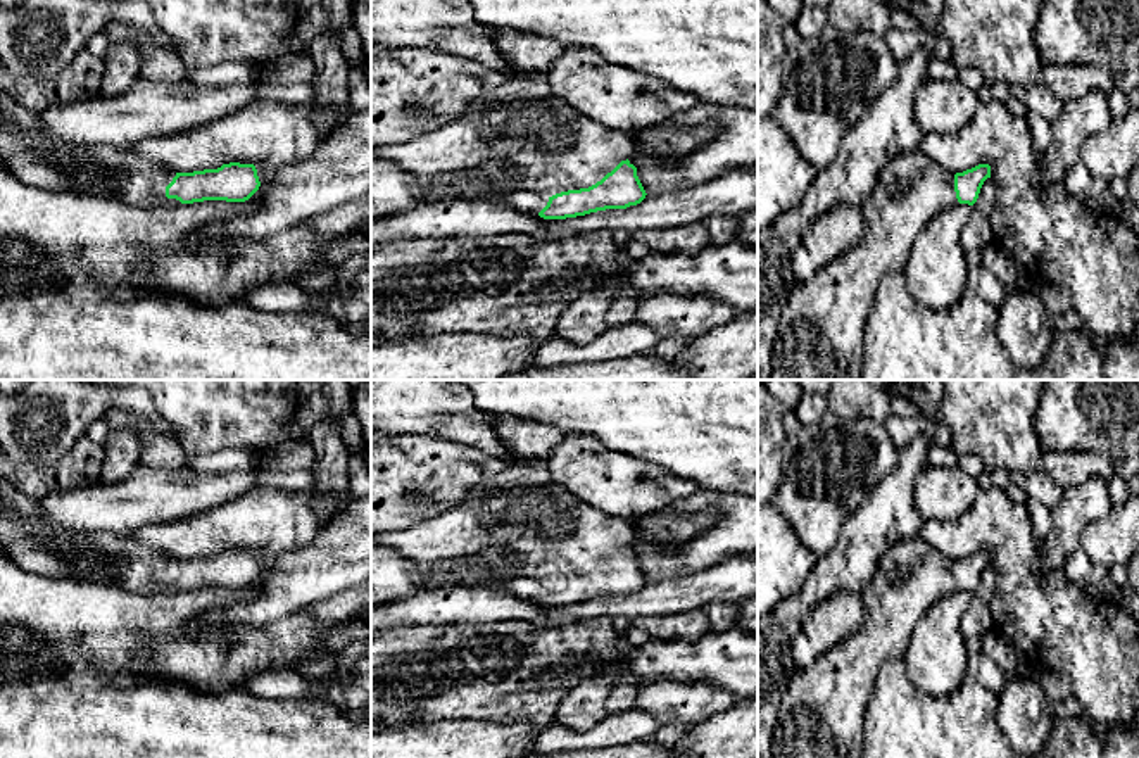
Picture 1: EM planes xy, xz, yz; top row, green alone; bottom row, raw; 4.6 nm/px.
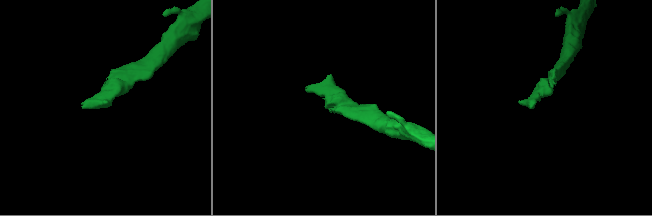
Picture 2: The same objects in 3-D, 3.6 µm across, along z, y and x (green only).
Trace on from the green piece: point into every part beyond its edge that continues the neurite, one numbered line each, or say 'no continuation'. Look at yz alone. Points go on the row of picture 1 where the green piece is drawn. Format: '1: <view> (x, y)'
1: yz (820, 335)

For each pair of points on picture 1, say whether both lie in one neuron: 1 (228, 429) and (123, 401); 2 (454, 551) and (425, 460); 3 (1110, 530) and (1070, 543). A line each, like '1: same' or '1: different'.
1: different
2: different
3: different

